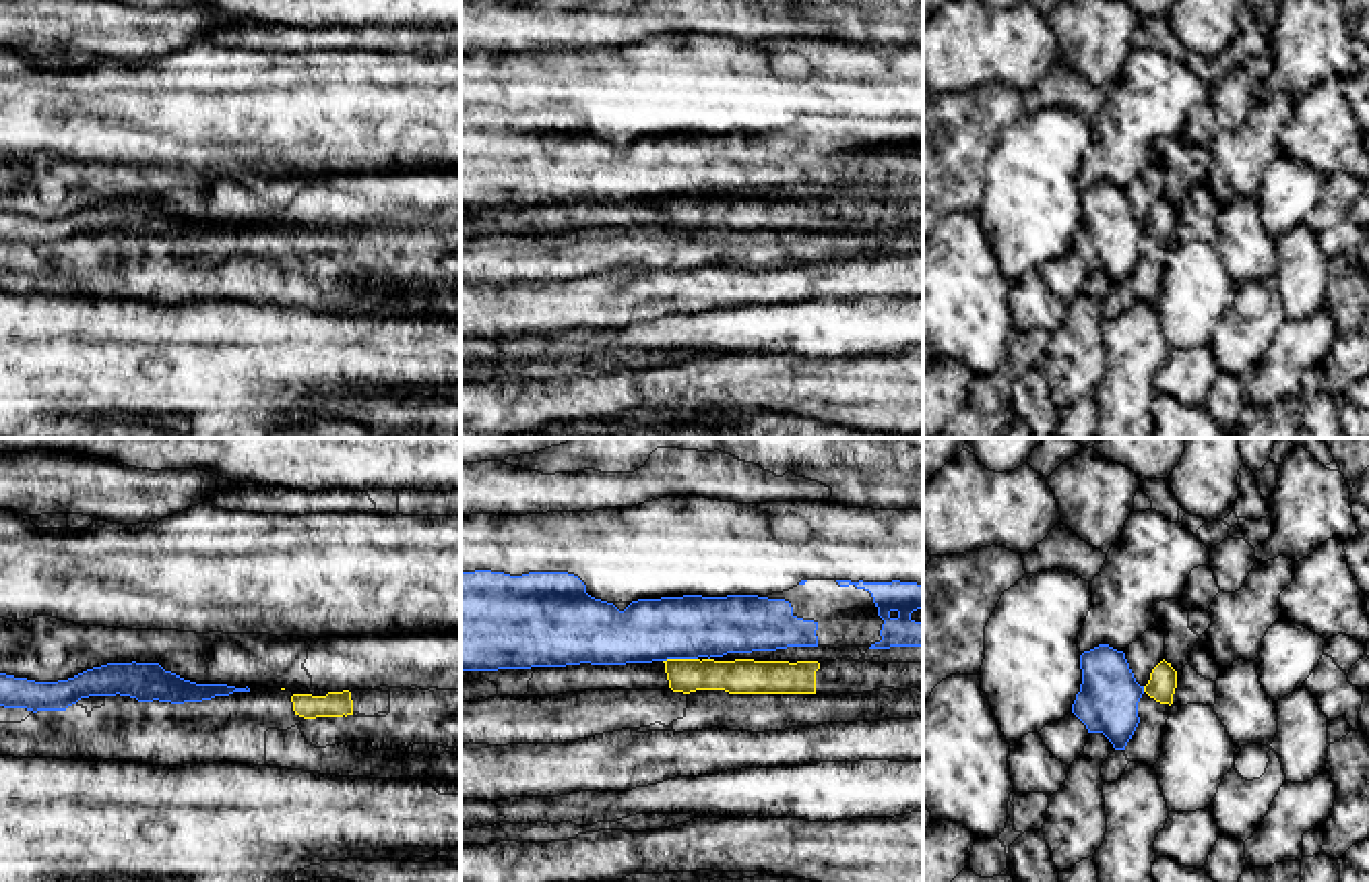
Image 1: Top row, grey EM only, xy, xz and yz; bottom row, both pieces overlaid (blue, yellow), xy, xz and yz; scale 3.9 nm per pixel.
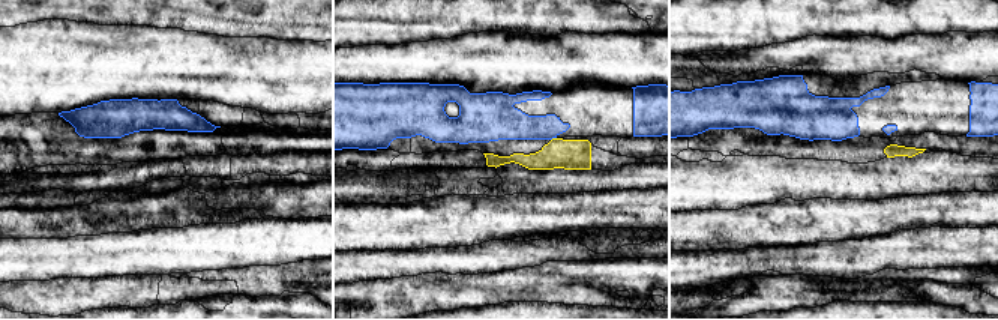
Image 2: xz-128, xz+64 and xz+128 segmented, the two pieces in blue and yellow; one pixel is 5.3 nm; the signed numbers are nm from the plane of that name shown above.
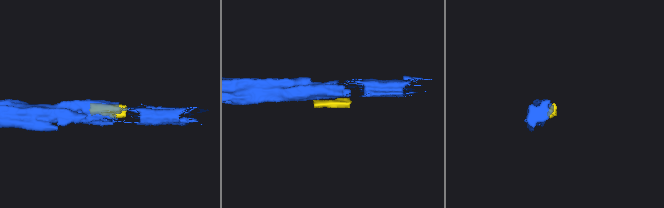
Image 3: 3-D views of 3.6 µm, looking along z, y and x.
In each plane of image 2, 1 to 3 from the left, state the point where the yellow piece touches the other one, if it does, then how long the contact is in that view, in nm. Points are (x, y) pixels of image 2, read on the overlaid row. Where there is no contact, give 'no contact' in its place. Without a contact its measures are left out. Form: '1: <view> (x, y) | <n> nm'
1: no contact
2: xz+64 (553, 137) | 40 nm
3: no contact

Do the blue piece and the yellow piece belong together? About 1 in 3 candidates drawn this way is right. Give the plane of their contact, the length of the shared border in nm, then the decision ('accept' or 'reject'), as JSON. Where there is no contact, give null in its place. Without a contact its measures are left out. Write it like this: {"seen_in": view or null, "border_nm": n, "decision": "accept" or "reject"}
{"seen_in": "xz", "border_nm": 140, "decision": "reject"}

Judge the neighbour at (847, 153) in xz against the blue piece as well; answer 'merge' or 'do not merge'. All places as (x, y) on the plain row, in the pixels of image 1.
merge

